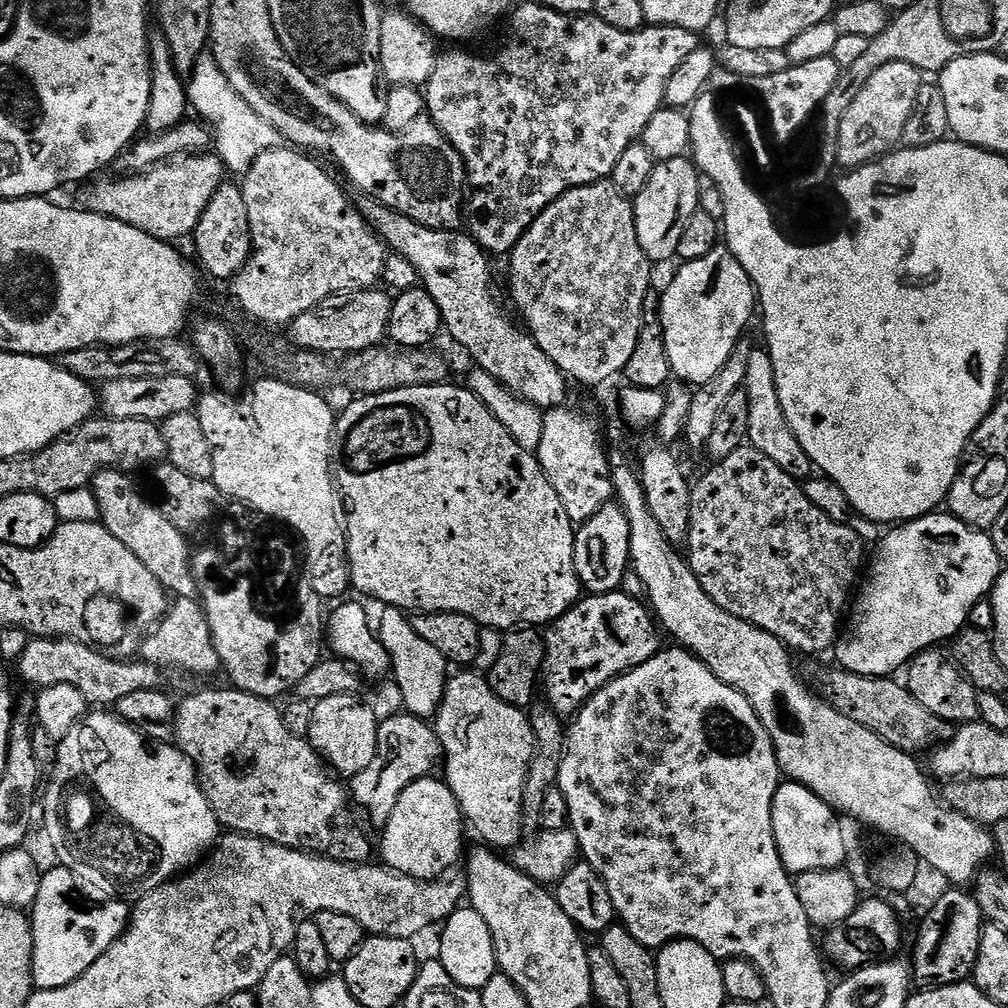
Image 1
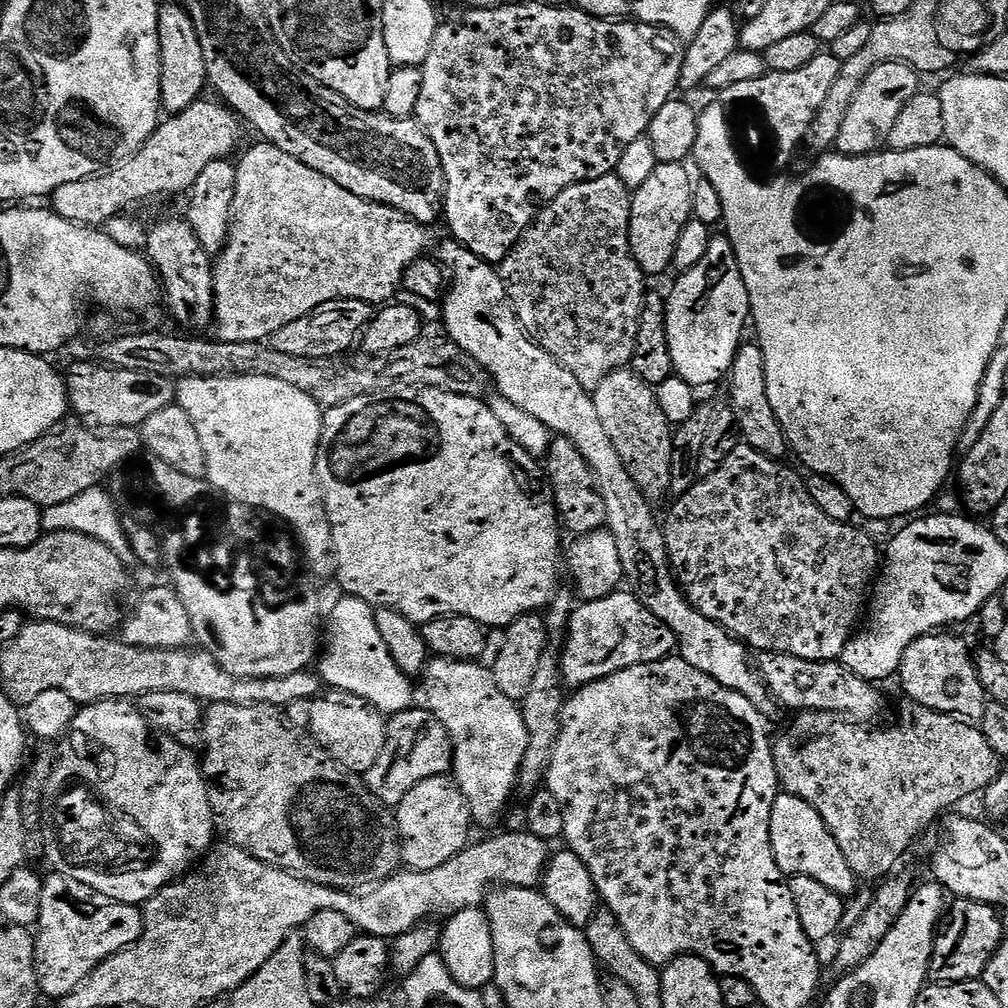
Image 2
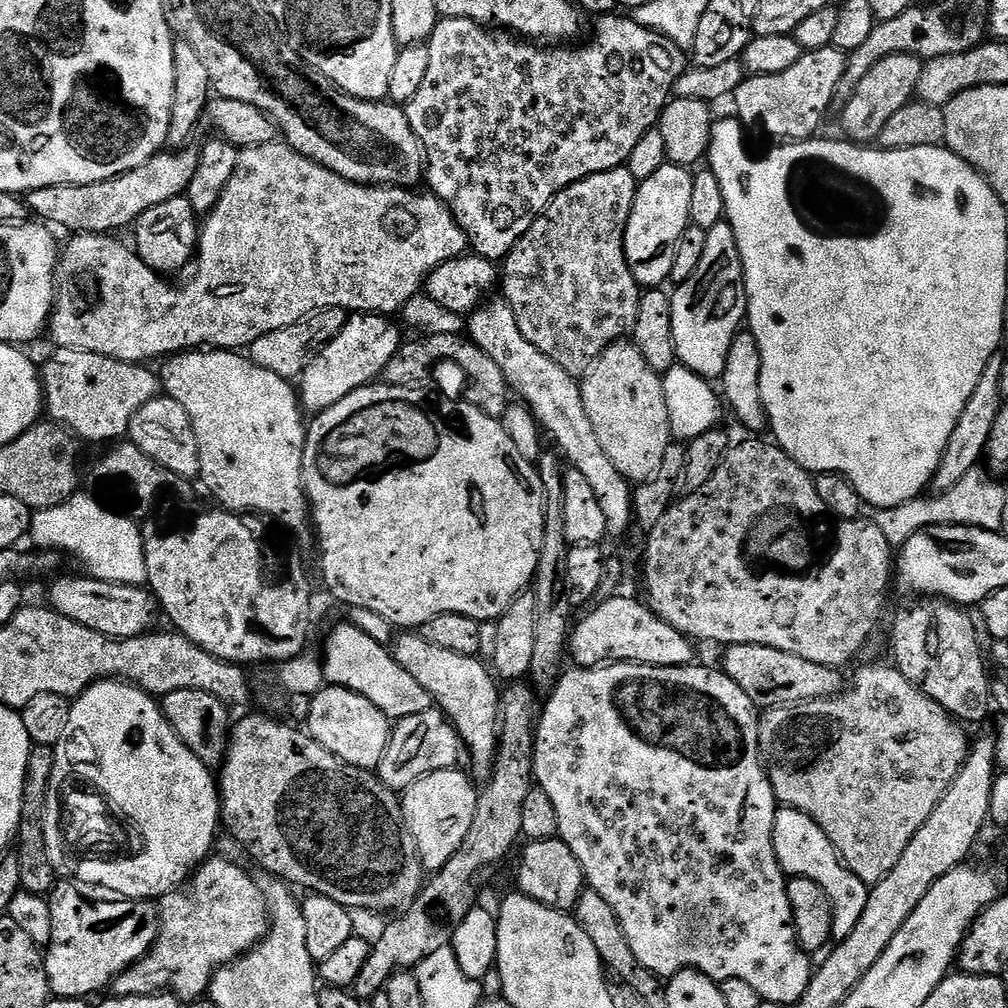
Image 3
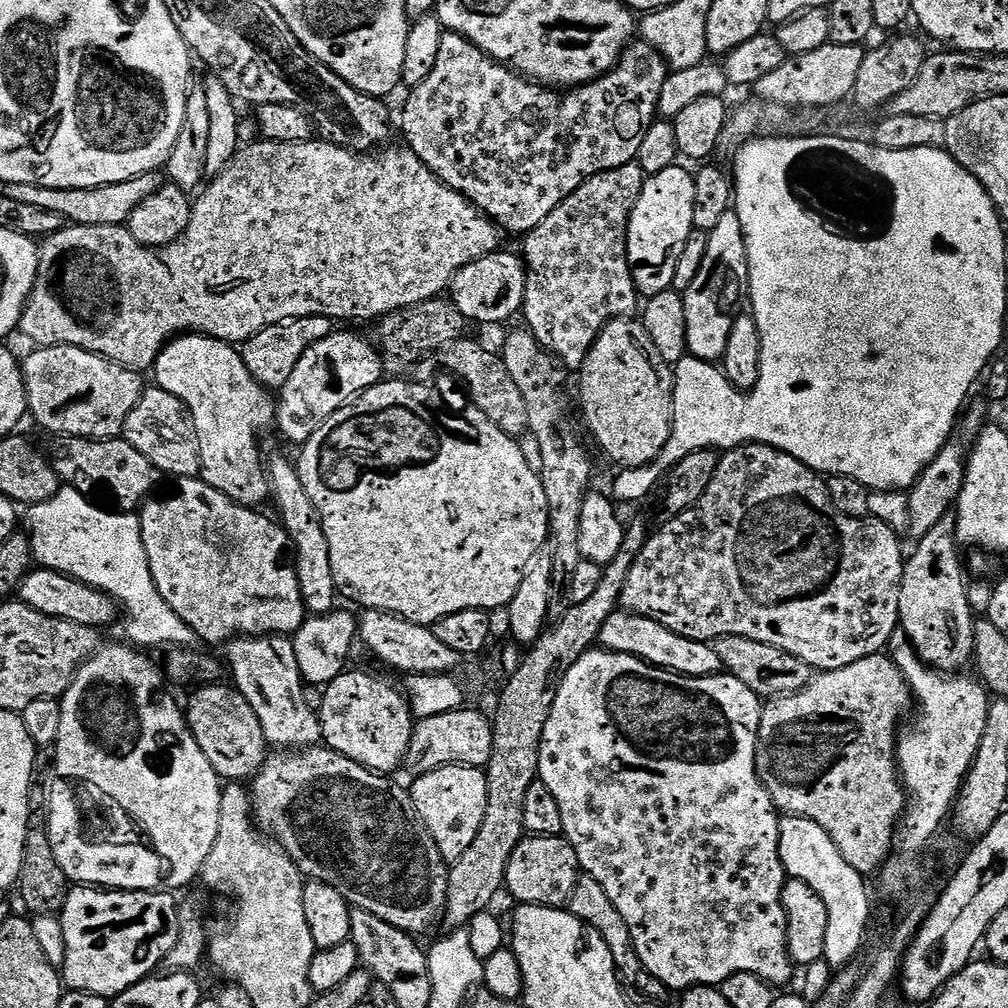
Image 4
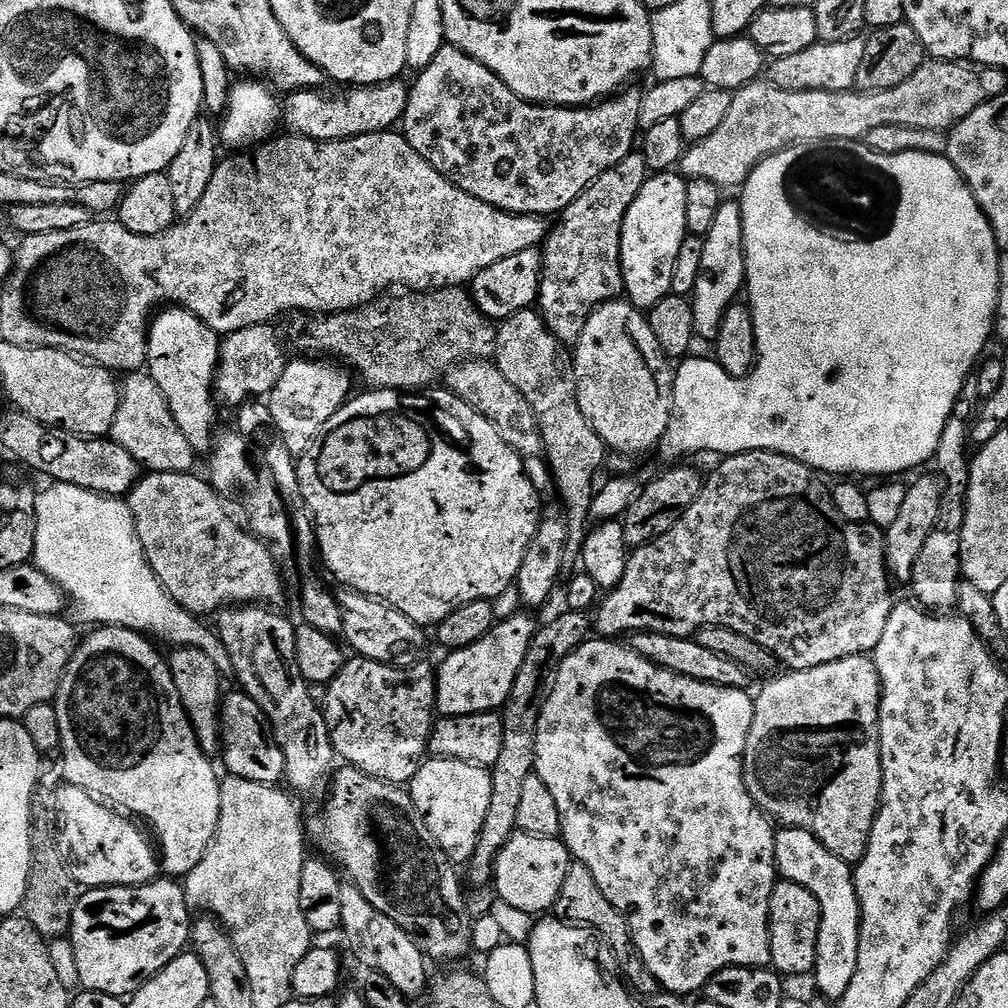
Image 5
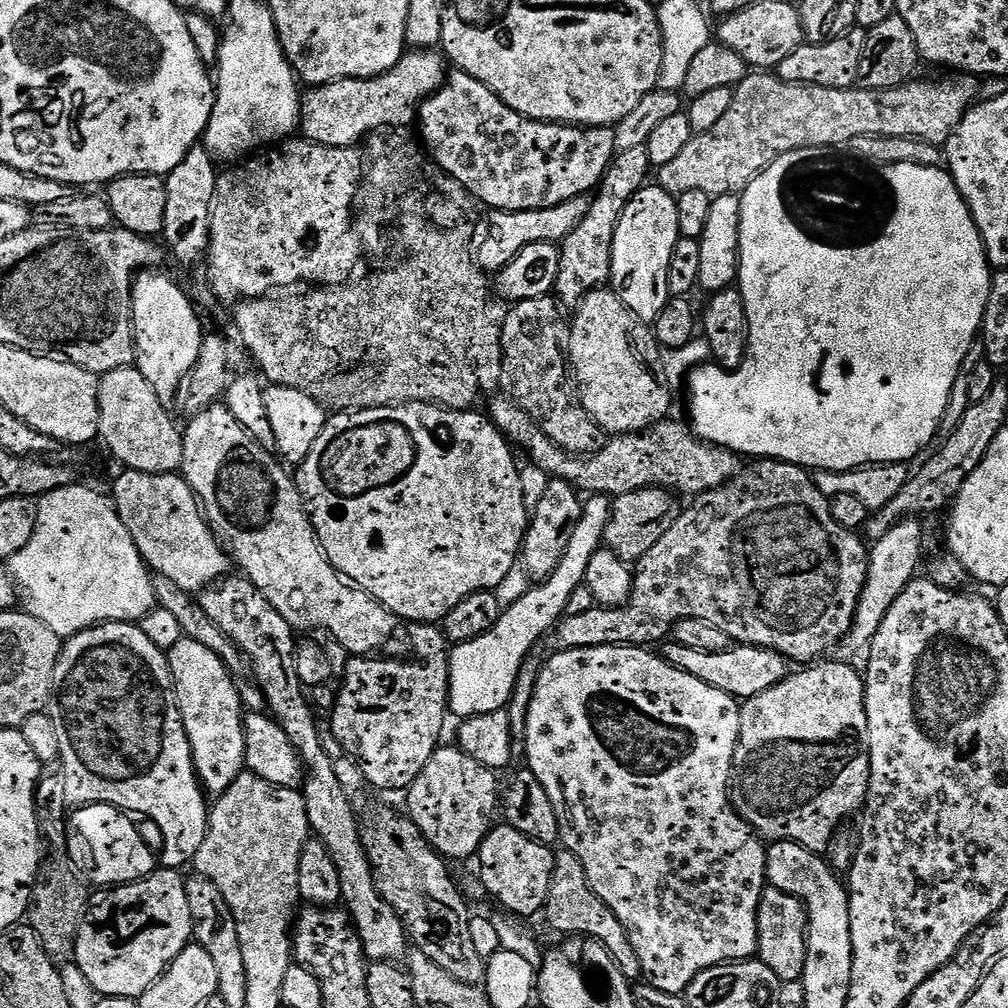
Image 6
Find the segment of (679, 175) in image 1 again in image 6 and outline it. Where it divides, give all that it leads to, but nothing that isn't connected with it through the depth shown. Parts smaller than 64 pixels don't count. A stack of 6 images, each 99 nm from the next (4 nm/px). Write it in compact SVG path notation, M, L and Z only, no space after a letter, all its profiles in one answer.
M645 186L630 198L614 234L610 287L639 320L655 322L668 305L670 254L680 238L676 197L658 186Z

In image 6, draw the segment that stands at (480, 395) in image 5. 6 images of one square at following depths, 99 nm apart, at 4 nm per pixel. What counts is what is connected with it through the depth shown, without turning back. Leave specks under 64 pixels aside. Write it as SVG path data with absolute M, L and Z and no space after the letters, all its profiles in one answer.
M500 394L496 398L486 412L504 439L519 451L521 448L529 456L530 464L544 470L549 478L573 484L584 494L615 498L634 490L659 486L677 493L685 492L688 498L695 498L733 480L742 467L741 457L737 453L720 448L717 444L709 444L707 440L700 439L687 423L679 424L673 418L665 418L643 432L612 436L608 444L598 451L578 456L559 448L536 424L535 419L526 410L517 407L508 396Z

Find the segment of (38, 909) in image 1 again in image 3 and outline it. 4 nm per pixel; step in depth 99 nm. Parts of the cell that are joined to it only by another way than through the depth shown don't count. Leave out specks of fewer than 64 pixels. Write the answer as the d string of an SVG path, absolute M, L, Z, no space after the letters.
M57 883L50 893L53 936L46 947L44 969L56 996L92 998L151 950L160 933L160 910L148 898L87 900L72 884Z

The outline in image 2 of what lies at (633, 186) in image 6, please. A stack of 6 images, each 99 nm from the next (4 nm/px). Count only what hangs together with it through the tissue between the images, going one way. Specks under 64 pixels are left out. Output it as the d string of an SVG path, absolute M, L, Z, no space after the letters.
M609 174L602 178L594 178L581 184L575 184L566 190L562 190L562 194L558 194L558 198L554 198L554 202L550 202L541 210L531 228L524 231L522 239L512 247L508 257L501 260L498 265L500 277L506 286L506 294L514 306L516 316L520 319L524 331L528 333L528 336L539 348L546 350L546 354L550 354L562 367L570 370L570 374L574 374L574 378L578 378L578 382L582 382L582 386L589 390L595 390L602 382L602 378L606 378L612 372L627 369L631 365L634 346L640 329L640 319L644 317L646 307L644 280L646 281L646 273L640 269L640 263L634 258L630 246L631 213L632 192L616 175Z

